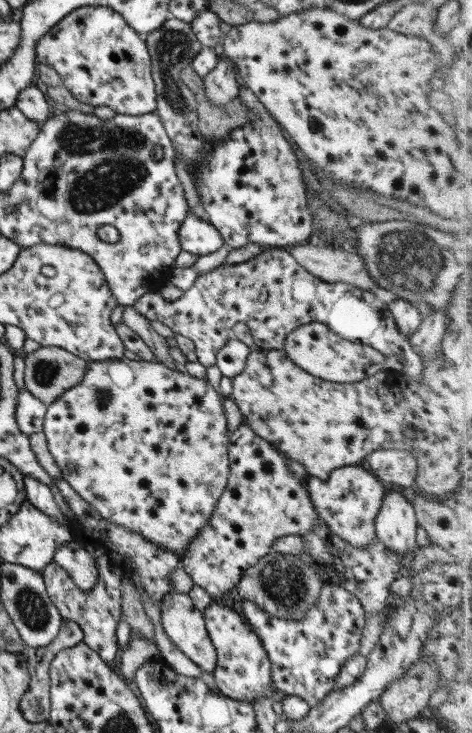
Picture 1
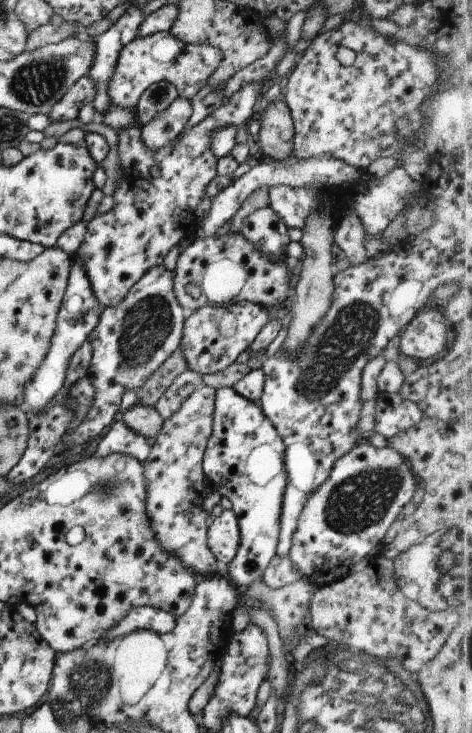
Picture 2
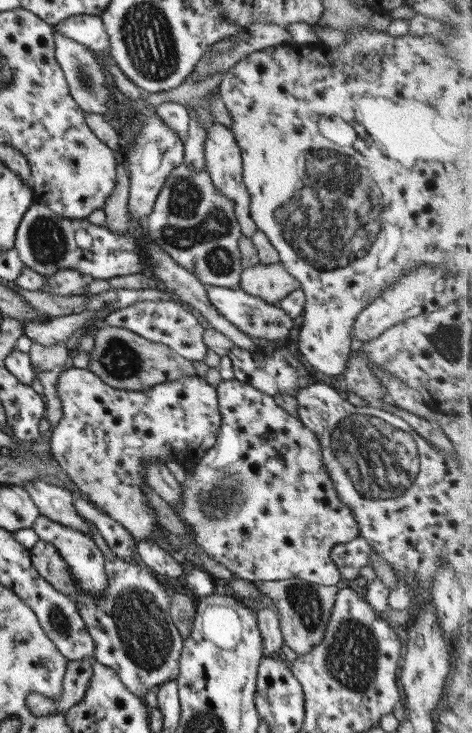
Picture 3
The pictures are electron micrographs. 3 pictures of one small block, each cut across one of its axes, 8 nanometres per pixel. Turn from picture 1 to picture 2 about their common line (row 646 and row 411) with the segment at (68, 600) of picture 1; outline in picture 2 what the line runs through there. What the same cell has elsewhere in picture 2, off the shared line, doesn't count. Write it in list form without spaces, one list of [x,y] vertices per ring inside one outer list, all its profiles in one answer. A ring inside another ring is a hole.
[[[158,264],[145,271],[127,294],[113,306],[102,309],[98,323],[89,333],[90,365],[87,378],[94,388],[94,397],[86,417],[69,433],[65,432],[58,454],[67,450],[64,442],[80,444],[97,436],[119,416],[119,401],[125,390],[136,390],[151,373],[181,346],[182,306],[172,291],[172,271]]]

